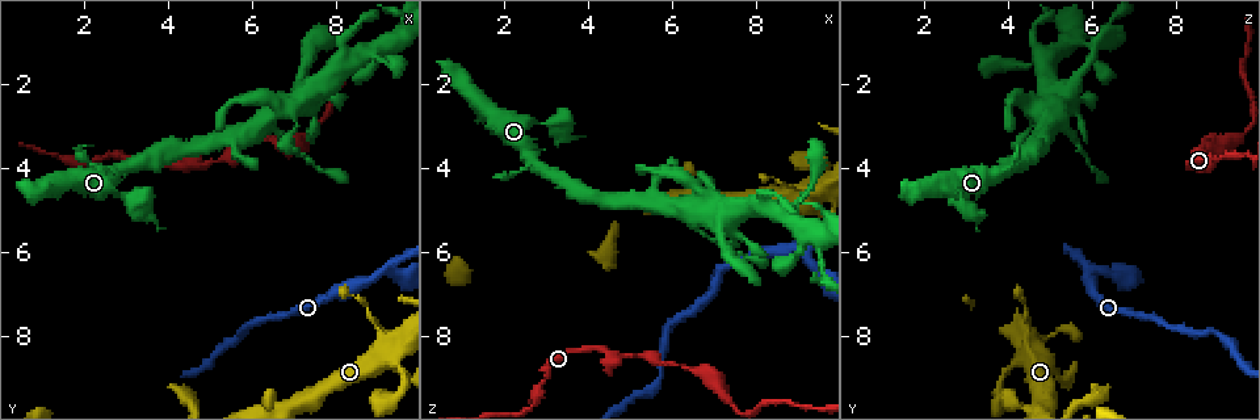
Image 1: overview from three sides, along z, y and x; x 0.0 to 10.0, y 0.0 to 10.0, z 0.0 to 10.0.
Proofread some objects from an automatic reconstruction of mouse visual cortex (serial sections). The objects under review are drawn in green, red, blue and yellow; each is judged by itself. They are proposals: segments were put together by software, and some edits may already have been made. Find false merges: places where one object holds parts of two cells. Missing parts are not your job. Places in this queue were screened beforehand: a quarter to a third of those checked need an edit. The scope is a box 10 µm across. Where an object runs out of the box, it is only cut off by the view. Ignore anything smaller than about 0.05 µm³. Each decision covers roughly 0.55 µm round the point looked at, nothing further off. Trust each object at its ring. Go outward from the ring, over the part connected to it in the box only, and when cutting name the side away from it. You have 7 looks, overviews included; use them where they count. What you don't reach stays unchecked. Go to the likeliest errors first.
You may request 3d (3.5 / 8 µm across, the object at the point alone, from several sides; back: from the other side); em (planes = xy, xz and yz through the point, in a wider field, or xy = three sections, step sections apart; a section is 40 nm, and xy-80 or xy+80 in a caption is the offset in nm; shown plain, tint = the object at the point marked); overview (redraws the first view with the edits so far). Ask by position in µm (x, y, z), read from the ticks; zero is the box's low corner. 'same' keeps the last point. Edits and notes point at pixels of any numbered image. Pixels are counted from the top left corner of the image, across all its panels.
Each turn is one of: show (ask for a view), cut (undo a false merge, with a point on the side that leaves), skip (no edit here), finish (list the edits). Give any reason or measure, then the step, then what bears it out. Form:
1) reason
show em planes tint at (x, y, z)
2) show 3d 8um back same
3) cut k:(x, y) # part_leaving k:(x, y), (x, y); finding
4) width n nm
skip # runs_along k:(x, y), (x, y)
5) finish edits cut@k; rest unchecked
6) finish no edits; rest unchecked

abrupt turn
show 3d 8um at (9.10, 6.40, 6.00)

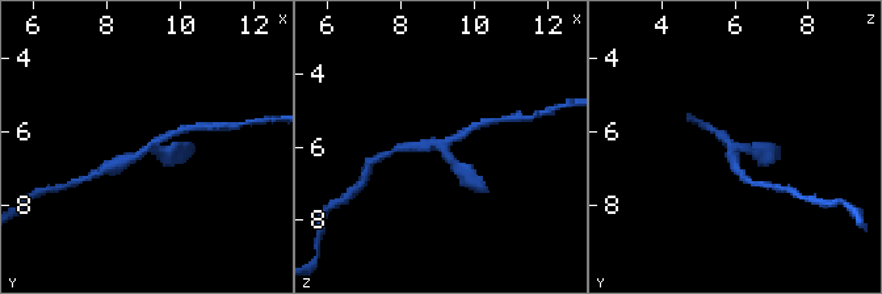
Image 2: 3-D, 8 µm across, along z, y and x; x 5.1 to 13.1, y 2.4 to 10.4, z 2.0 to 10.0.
closer look
show 3d 3.5um same

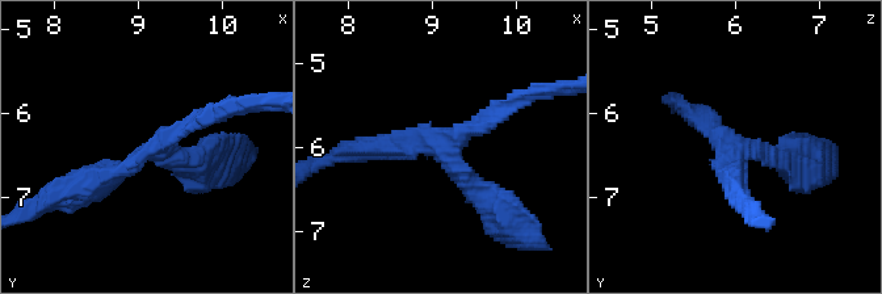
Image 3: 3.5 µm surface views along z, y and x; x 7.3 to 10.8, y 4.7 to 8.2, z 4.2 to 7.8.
arms 3; arm_widths 200, 250, 300 nm; need the tissue
show em xy step 3 tint at (9.05, 6.50, 6.00)

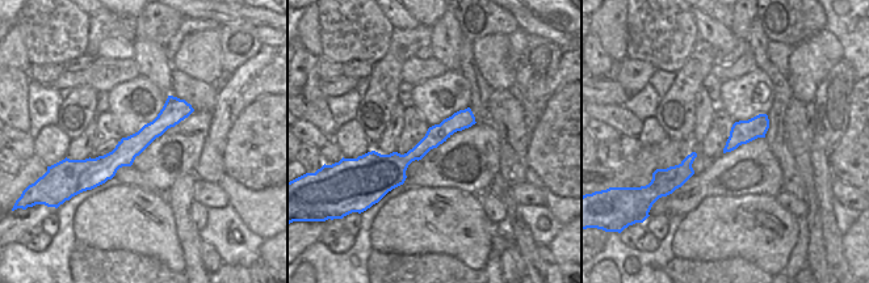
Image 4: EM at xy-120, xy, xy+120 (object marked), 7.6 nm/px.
skip # one cell here

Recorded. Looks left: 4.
show 3d 3.5um back at (9.35, 8.25, 4.60)

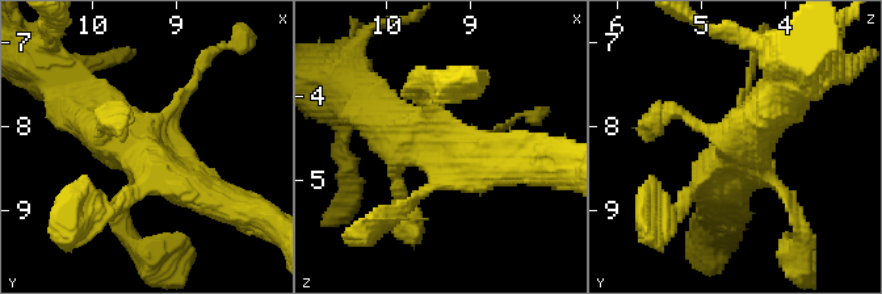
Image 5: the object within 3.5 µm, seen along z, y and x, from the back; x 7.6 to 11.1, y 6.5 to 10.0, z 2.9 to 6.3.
now the EM
show em xy step 1 tint at (9.30, 8.20, 4.50)

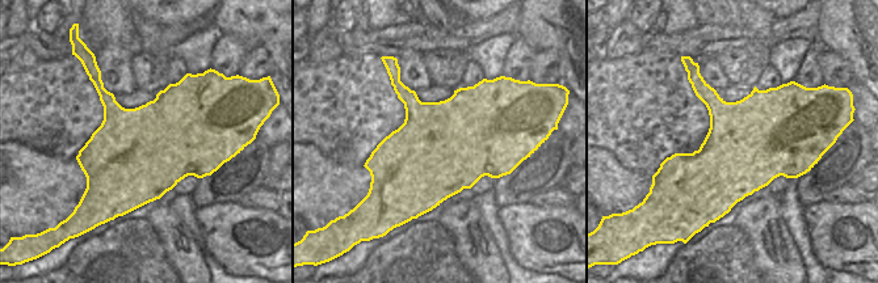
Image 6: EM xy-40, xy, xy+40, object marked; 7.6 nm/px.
skip # runs_along 5:(723, 193), (743, 169), (750, 76); one cell here

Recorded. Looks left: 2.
narrows sharply
show 3d 3.5um at (5.20, 3.85, 8.45)

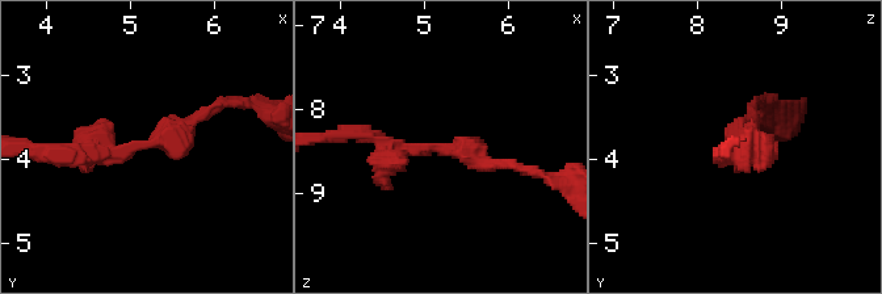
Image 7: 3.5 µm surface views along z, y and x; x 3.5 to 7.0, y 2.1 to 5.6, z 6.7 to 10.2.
shape alone is not enough
show em xy step 2 tint at (5.25, 3.80, 8.45)

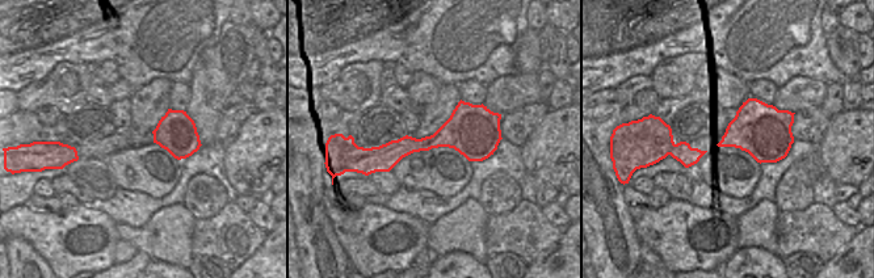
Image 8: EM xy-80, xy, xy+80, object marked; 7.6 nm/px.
width 320 nm
skip # runs_along 7:(63, 151), (176, 139), (219, 108); continuous, no second cell

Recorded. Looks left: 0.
finish no edits; rest unchecked

